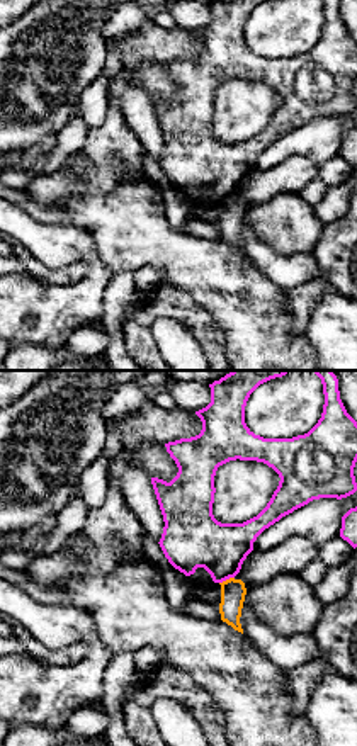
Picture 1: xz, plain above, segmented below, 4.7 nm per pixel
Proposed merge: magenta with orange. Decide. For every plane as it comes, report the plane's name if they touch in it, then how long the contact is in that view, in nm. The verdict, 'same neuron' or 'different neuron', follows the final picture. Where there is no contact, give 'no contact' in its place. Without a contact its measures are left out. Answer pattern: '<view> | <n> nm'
xz | 80 nm

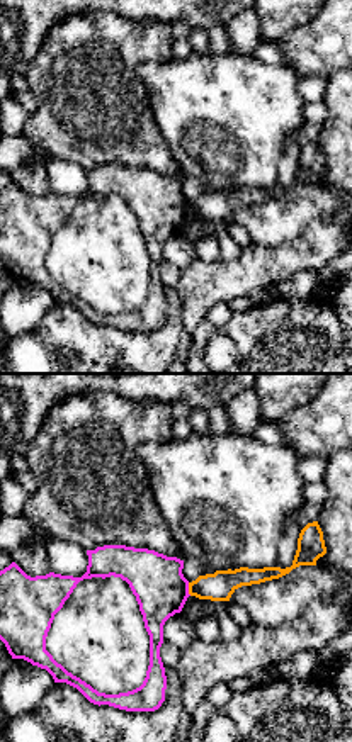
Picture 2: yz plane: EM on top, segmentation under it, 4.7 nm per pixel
yz | 70 nm

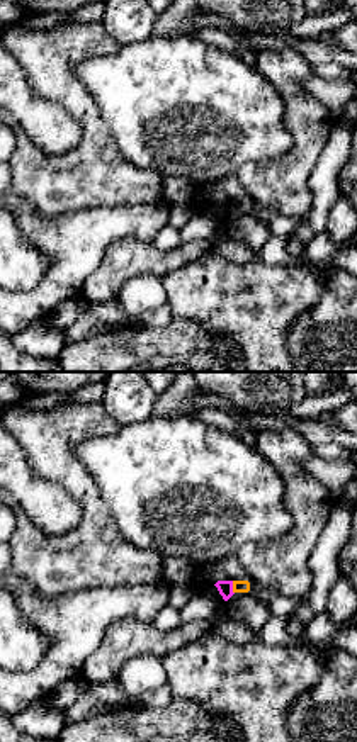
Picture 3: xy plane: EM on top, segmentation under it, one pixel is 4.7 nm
xy | 60 nm

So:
different neuron

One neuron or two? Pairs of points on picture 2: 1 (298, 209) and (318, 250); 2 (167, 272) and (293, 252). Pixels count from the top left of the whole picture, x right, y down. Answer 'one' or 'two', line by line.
1: two
2: two

